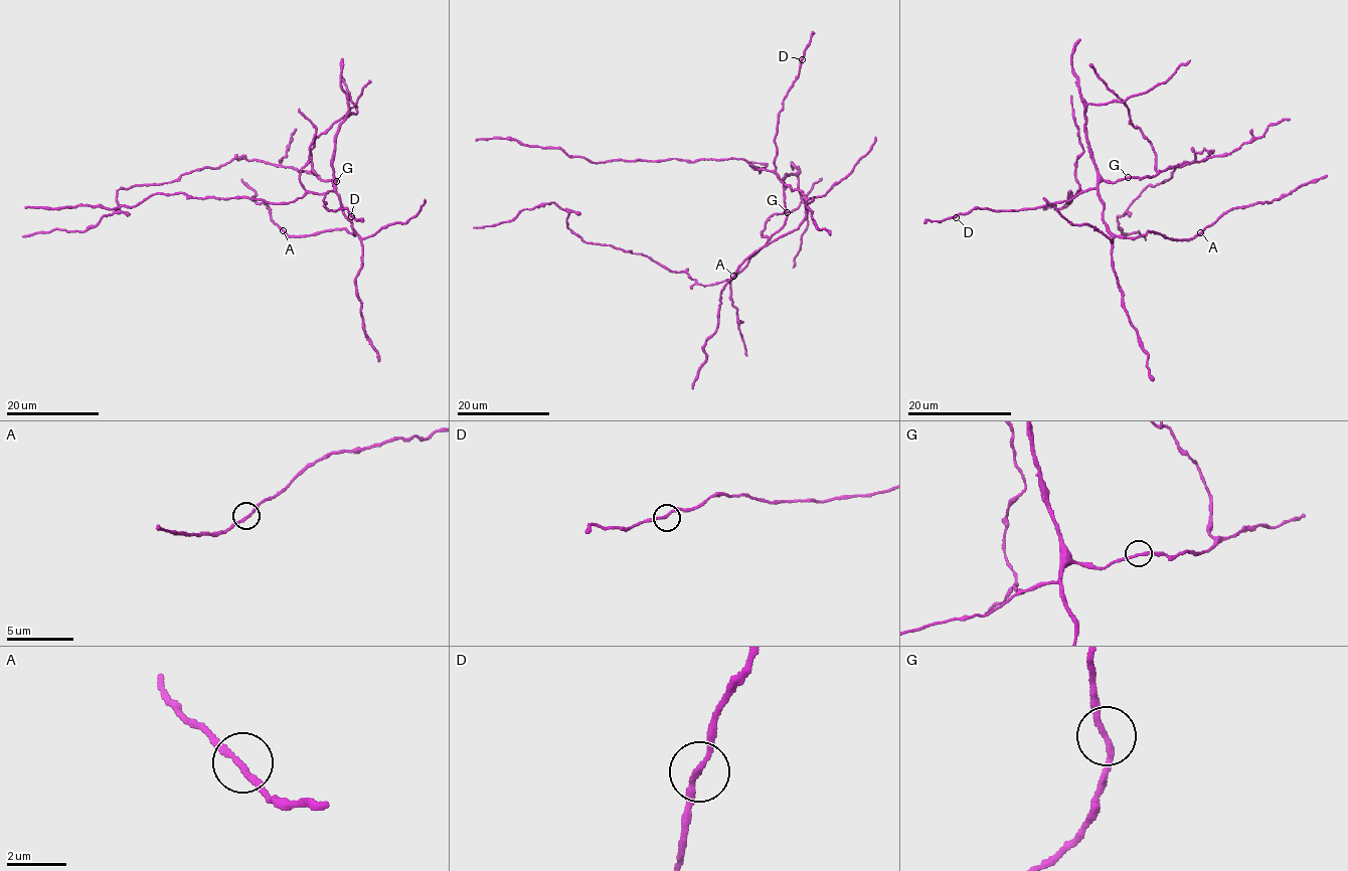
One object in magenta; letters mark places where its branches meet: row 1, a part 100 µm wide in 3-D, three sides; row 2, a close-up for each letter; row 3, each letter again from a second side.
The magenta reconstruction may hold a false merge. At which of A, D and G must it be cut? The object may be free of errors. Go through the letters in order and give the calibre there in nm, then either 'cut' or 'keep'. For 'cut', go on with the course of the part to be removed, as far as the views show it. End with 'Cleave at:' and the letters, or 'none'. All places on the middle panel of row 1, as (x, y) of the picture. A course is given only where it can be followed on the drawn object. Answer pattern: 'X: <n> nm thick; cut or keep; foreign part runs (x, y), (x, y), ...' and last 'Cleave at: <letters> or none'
A: 190 nm thick; keep
D: 190 nm thick; keep
G: 190 nm thick; keep
Cleave at: none

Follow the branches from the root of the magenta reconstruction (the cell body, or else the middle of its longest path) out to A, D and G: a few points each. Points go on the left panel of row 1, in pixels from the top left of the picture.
A: (322, 180), (336, 181), (333, 184), (342, 211), (354, 234), (335, 228), (288, 235), (283, 230)
D: (322, 180), (336, 181), (333, 184), (334, 188), (325, 194), (323, 205), (328, 210), (346, 208), (351, 216)
G: (322, 180), (336, 180)

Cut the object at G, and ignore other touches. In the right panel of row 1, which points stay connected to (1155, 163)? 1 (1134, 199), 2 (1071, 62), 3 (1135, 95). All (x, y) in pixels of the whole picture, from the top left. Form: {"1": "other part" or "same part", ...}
{"1": "same part", "2": "other part", "3": "other part"}

